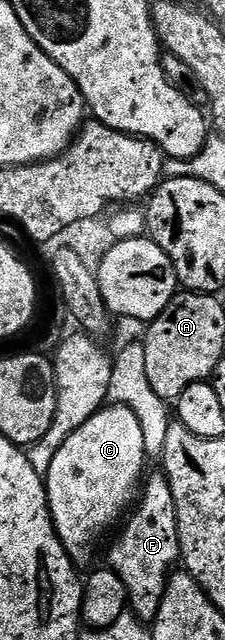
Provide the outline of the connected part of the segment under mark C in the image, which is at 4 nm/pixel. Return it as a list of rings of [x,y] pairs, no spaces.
[[[110,404],[99,408],[96,414],[92,414],[92,418],[88,418],[88,422],[84,422],[84,426],[77,428],[63,442],[60,450],[56,450],[44,478],[46,497],[56,534],[75,565],[83,566],[82,564],[88,563],[94,556],[98,539],[114,523],[117,525],[123,519],[122,511],[126,508],[126,499],[129,498],[134,483],[143,479],[142,467],[146,463],[148,457],[144,446],[144,430],[140,430],[136,414],[132,414],[132,410],[128,410],[123,404]]]

